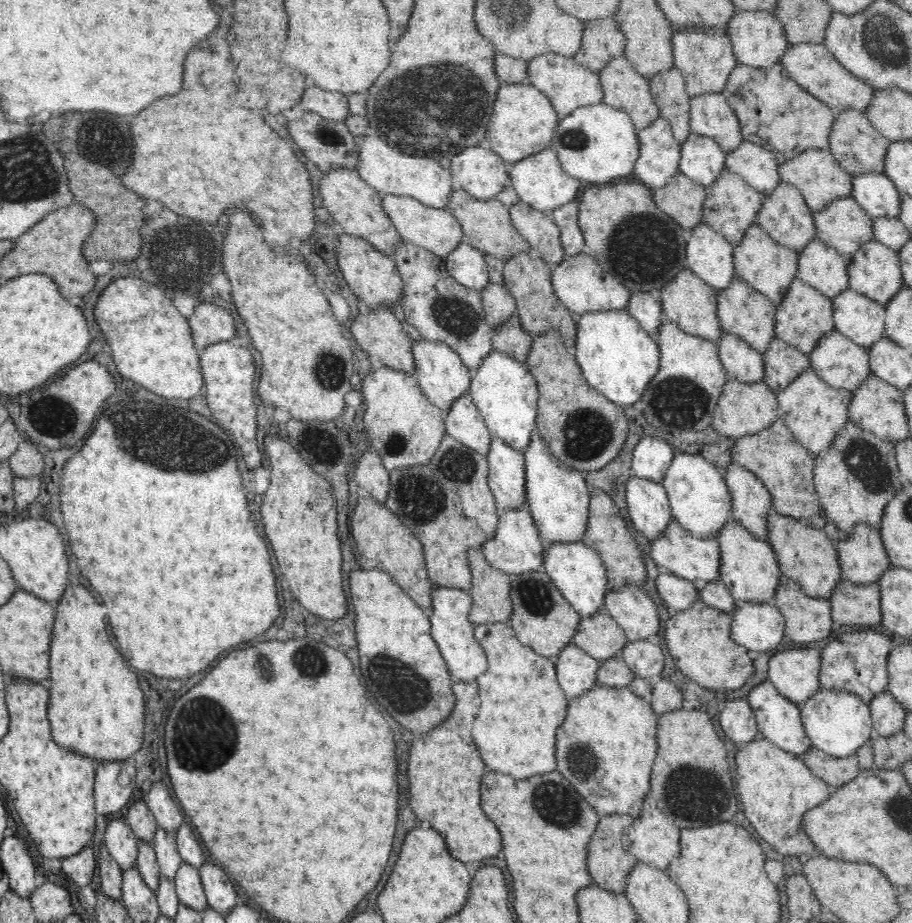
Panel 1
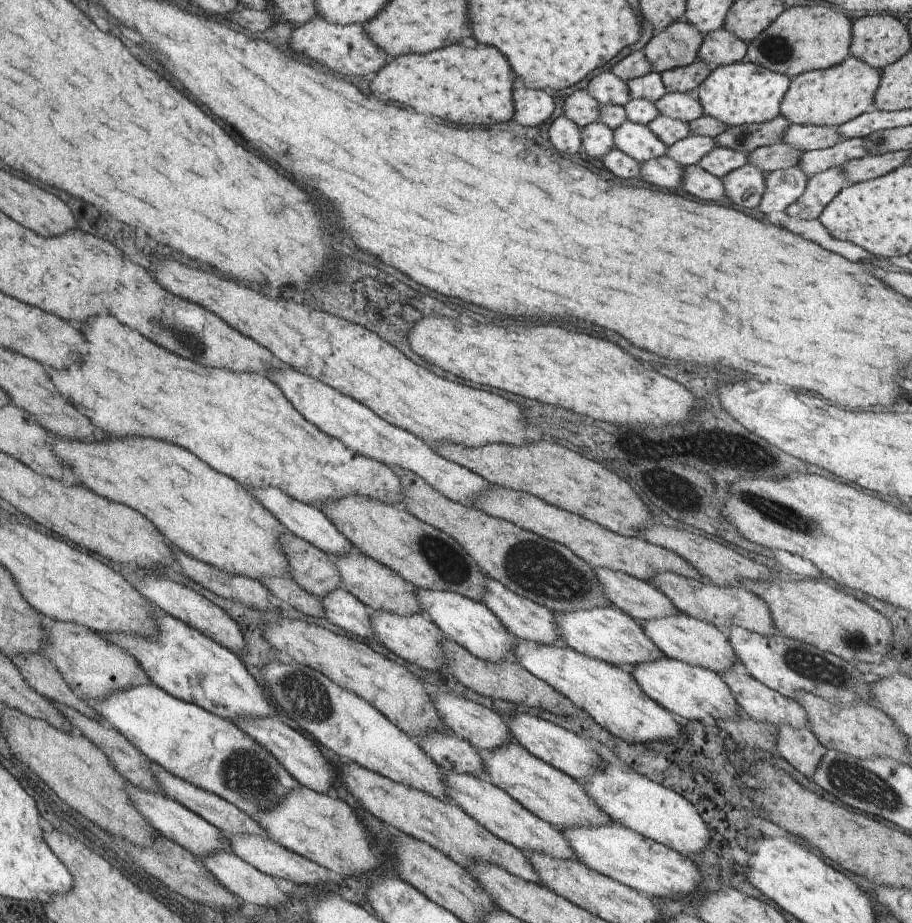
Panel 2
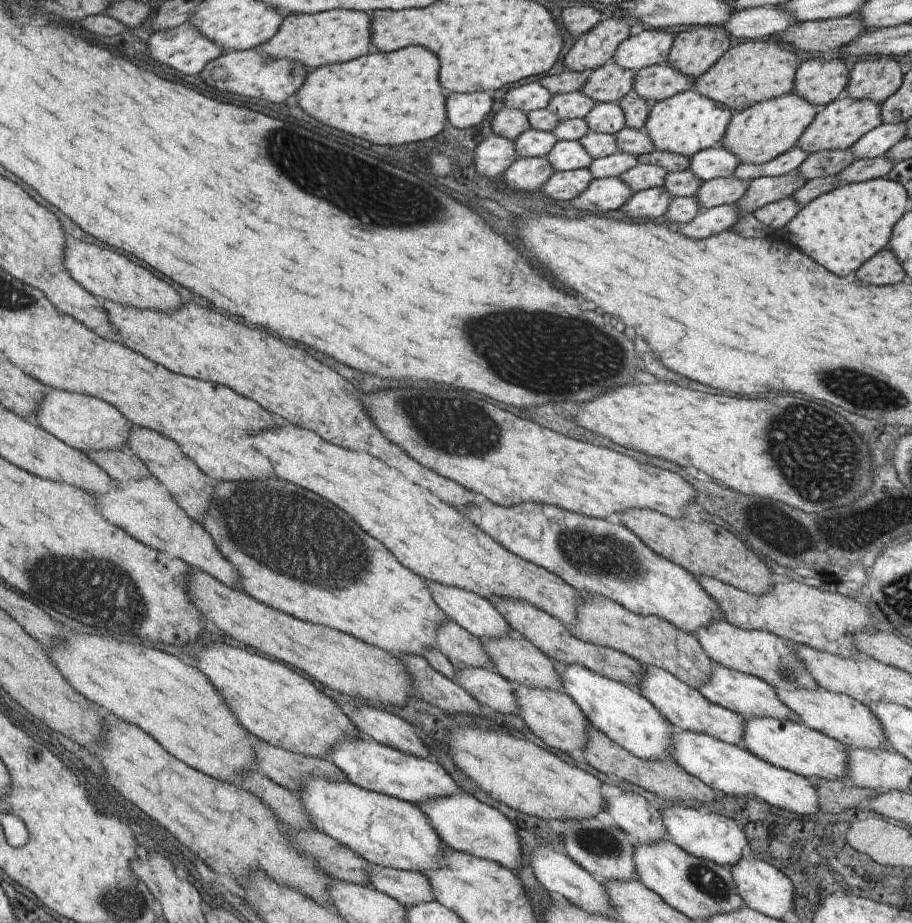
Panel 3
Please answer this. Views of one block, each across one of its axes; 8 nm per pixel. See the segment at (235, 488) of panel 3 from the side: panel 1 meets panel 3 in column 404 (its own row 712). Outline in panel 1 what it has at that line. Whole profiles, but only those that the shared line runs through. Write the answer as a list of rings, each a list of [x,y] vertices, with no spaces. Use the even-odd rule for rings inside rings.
[[[598,684],[595,687],[590,688],[590,690],[583,695],[575,697],[574,699],[568,701],[567,712],[565,719],[562,720],[562,724],[557,728],[555,732],[556,738],[558,738],[558,752],[556,752],[556,760],[558,760],[558,772],[562,772],[562,776],[578,790],[578,780],[580,782],[586,782],[588,784],[582,784],[586,786],[586,790],[578,790],[592,806],[594,810],[599,814],[600,817],[607,815],[630,815],[633,819],[639,819],[643,813],[644,804],[646,801],[646,794],[650,792],[650,770],[653,767],[656,755],[657,755],[657,716],[653,711],[652,705],[649,700],[638,697],[636,693],[633,693],[629,688],[610,688],[606,685]]]

